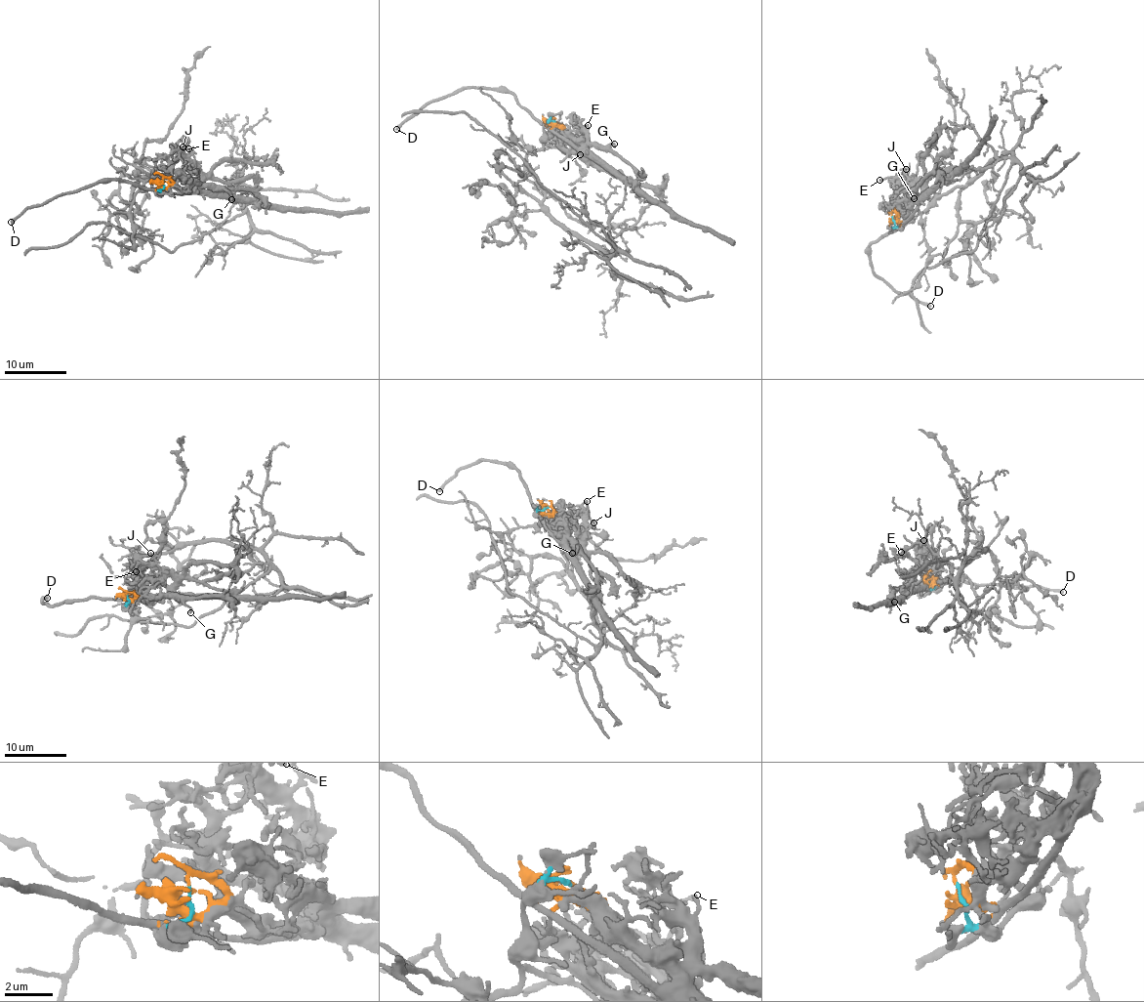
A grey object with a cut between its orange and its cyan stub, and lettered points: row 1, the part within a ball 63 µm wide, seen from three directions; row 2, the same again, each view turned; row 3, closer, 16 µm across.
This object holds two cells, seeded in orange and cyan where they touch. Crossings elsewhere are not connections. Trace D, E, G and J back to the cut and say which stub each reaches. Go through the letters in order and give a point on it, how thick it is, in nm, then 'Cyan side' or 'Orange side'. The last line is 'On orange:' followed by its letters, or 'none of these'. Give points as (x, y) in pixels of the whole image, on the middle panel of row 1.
D: Place: (396, 129). Thickness 340 nm. Orange side
E: Place: (588, 125). Thickness 180 nm. Orange side
G: Place: (614, 144). Thickness 190 nm. Orange side
J: Place: (580, 154). Thickness 130 nm. Orange side
On orange: D, E, G, J

